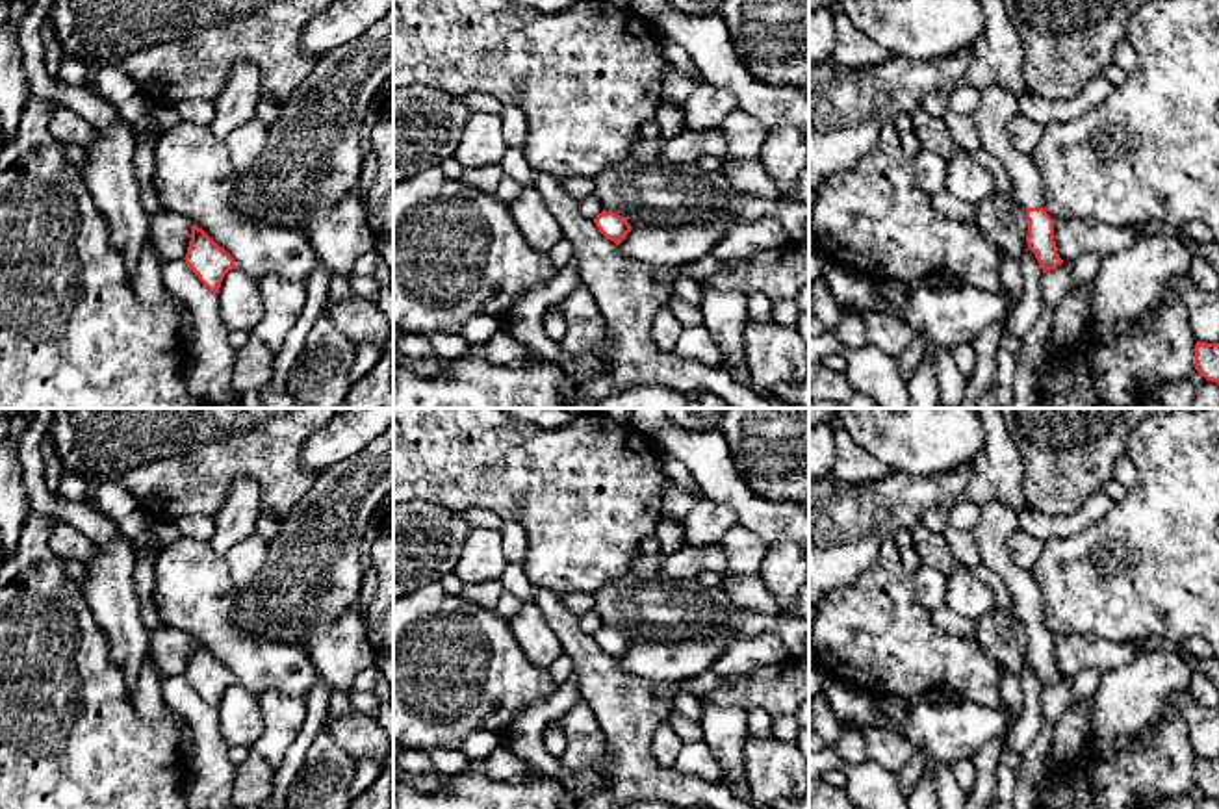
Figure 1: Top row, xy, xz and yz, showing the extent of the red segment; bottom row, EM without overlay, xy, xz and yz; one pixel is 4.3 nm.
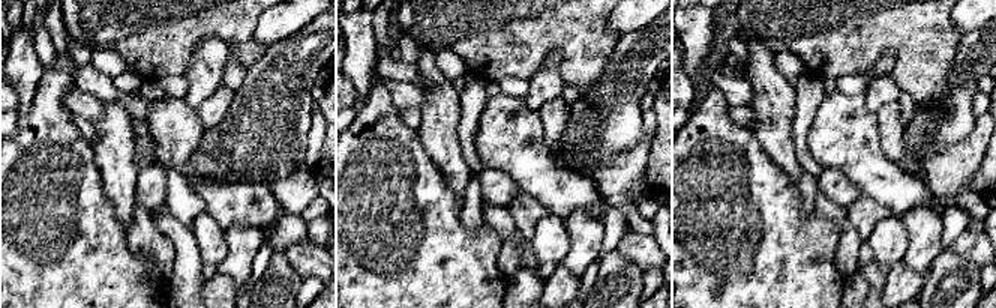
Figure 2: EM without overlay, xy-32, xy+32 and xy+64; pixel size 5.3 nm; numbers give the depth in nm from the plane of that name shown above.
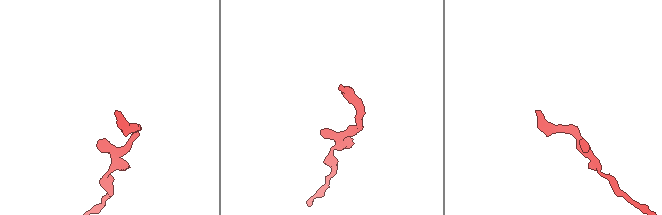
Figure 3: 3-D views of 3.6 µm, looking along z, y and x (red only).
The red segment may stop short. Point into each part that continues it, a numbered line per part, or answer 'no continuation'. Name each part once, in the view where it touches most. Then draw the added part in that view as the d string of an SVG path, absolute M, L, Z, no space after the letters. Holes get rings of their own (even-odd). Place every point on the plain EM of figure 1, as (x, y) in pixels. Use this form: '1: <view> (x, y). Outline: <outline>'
1: yz (999, 522). Outline: M989 501L970 531L985 568L998 573L1013 601L1015 614L1024 623L1043 622L1043 597L1030 570L1019 568L1007 551L1009 536L1019 529L1019 510L1004 501Z

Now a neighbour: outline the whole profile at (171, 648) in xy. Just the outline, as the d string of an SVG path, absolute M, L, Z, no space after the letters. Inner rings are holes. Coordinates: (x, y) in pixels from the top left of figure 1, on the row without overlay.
M160 625L150 633L152 664L160 679L184 675L193 638L174 627Z

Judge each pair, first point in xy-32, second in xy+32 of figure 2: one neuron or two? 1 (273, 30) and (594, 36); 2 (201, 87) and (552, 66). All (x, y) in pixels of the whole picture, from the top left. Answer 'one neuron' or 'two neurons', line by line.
1: two neurons
2: one neuron

